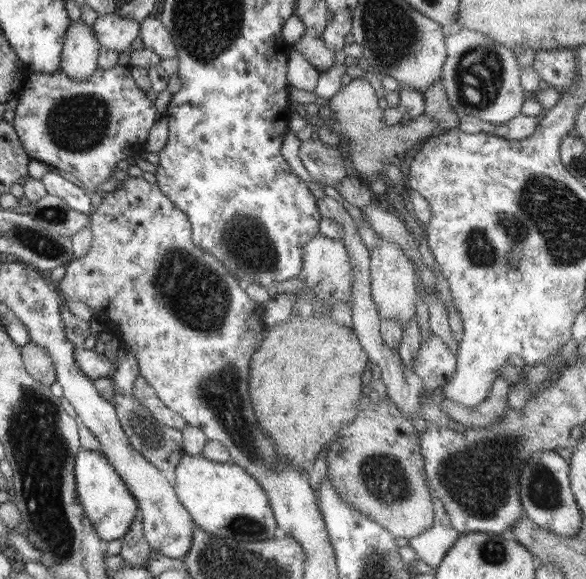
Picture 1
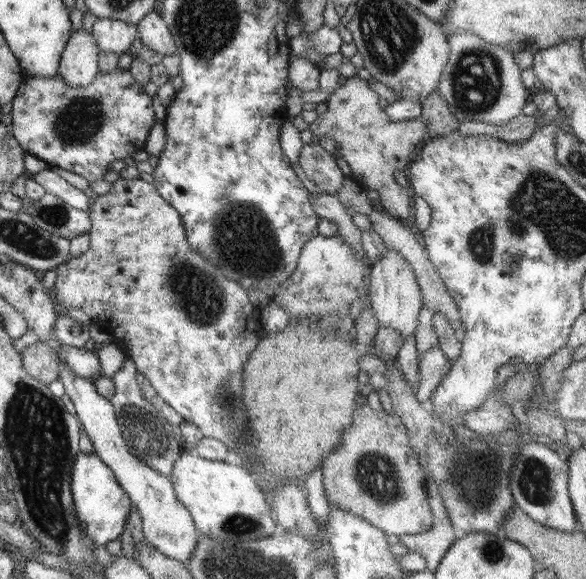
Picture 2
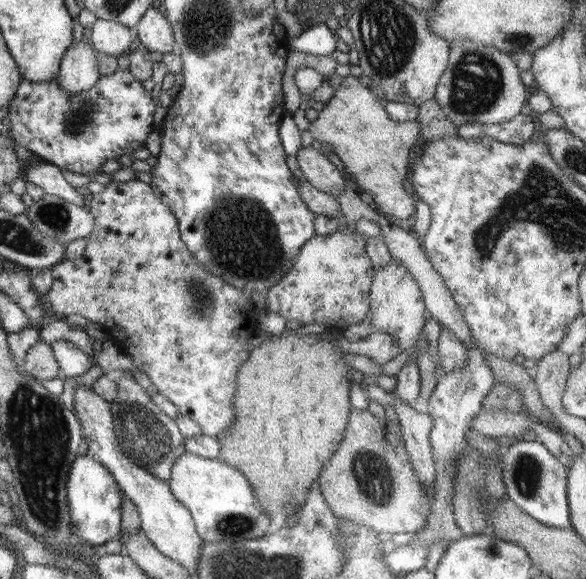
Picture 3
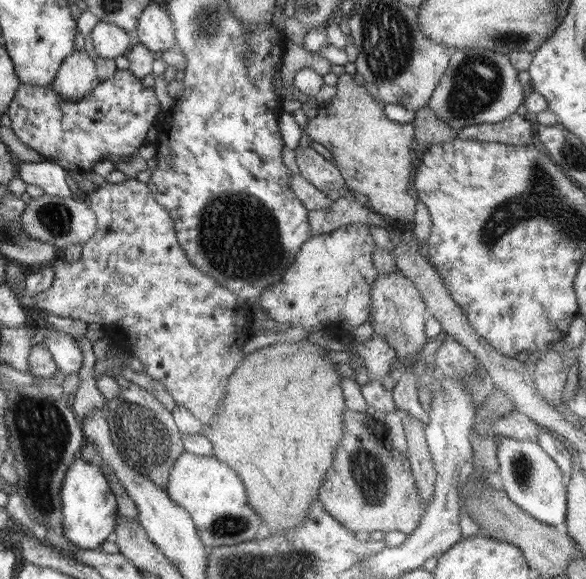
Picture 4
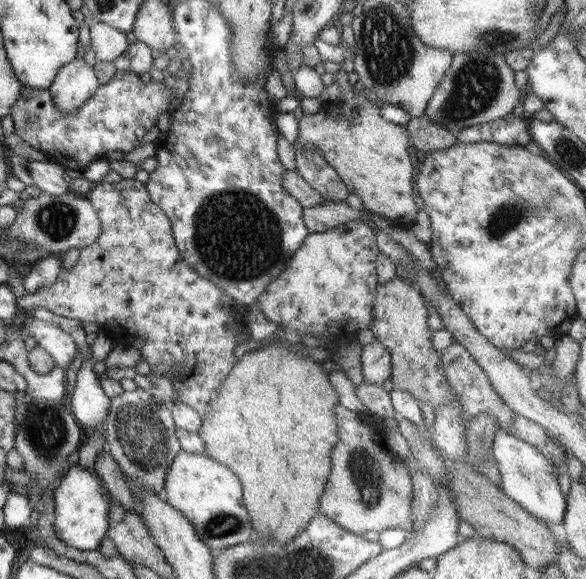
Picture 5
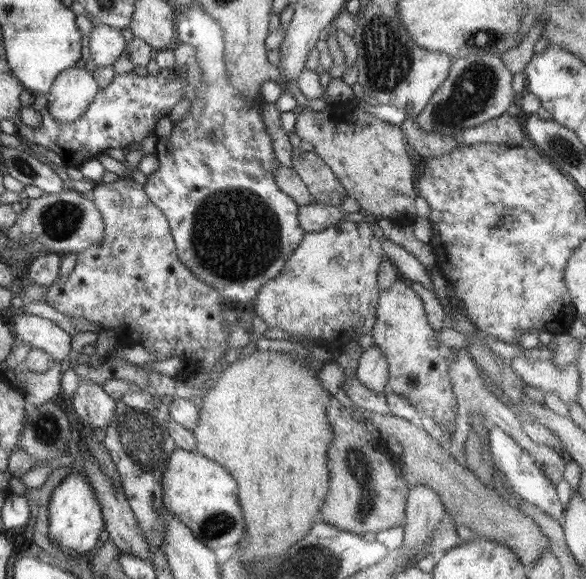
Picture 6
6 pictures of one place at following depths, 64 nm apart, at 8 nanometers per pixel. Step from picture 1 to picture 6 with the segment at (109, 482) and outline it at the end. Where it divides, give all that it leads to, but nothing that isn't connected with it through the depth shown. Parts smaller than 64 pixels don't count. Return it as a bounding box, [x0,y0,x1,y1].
[47,473,104,554]

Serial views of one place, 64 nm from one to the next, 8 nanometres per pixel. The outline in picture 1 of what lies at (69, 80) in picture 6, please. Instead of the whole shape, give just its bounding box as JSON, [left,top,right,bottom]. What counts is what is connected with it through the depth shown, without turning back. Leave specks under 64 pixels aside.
[61,19,100,82]

